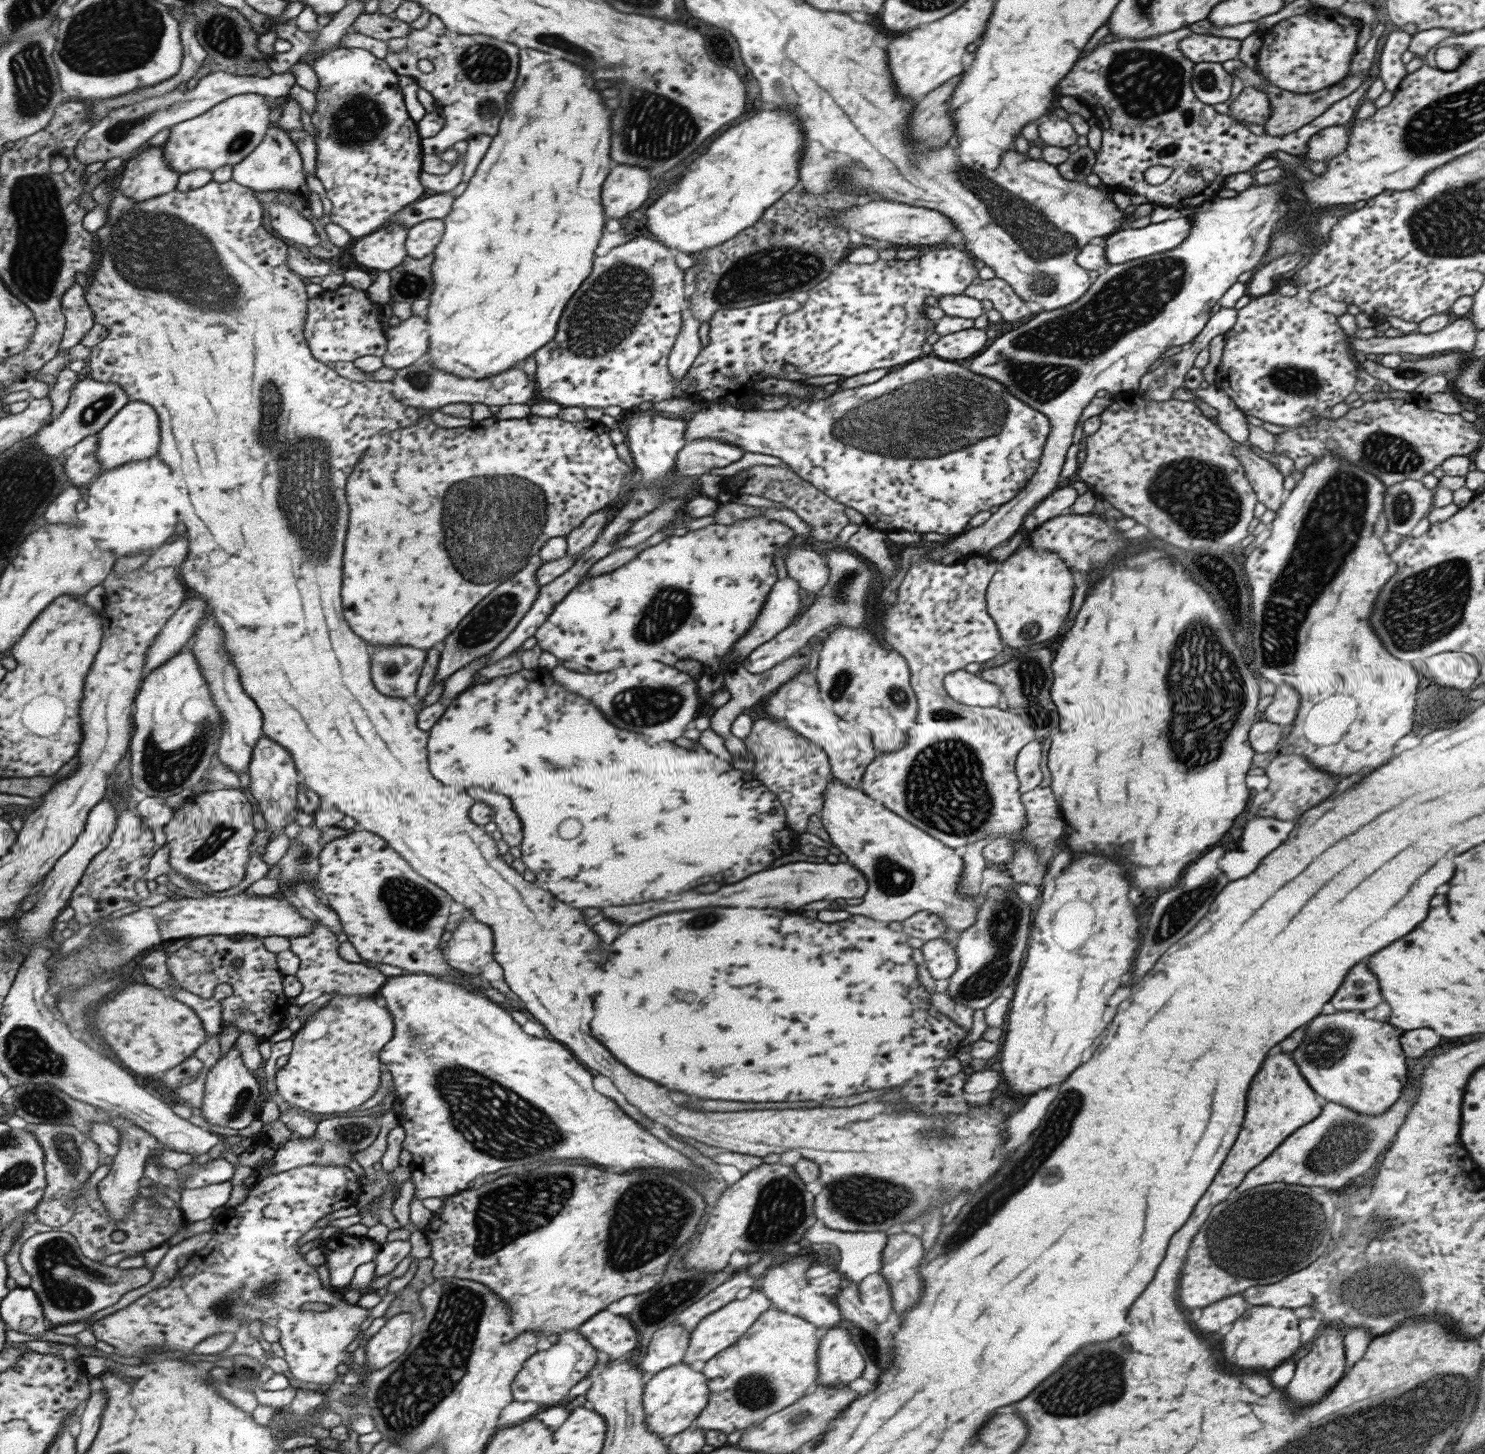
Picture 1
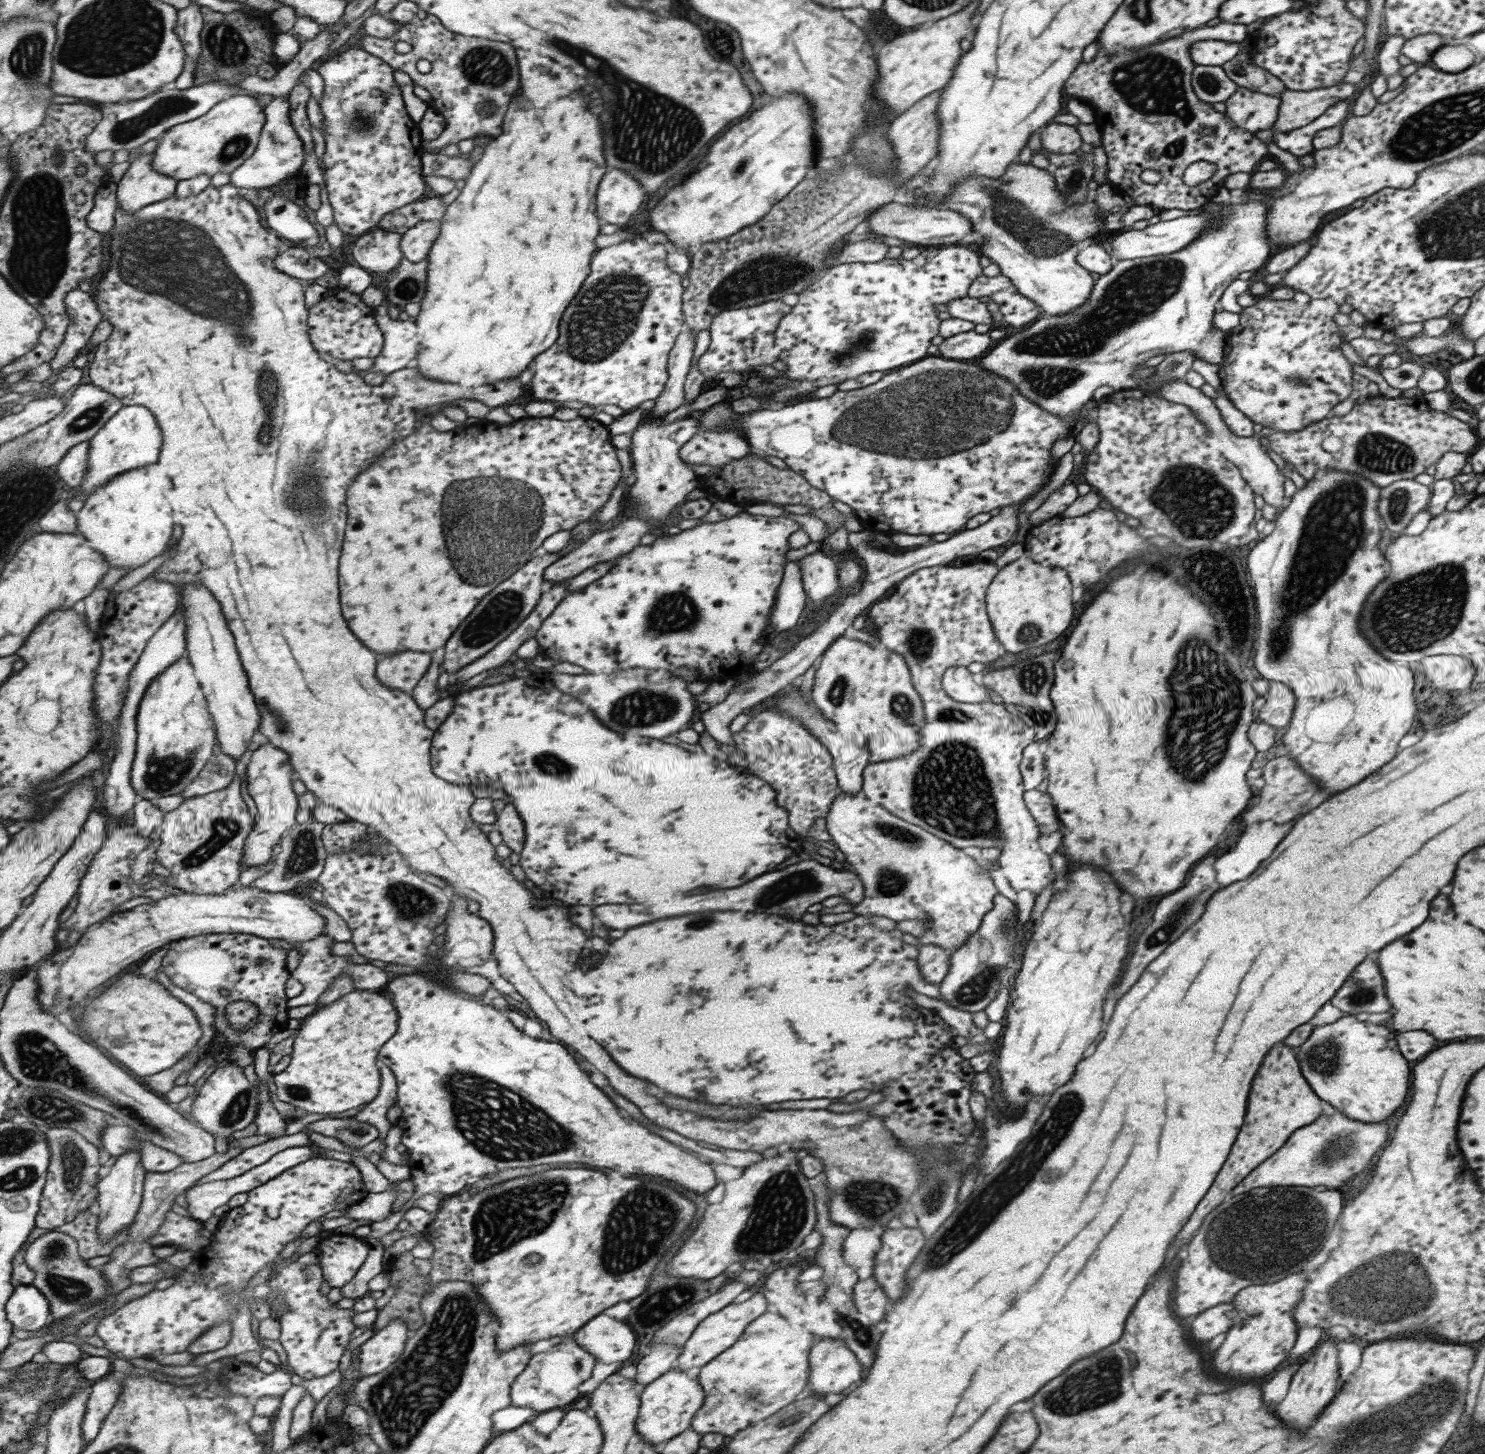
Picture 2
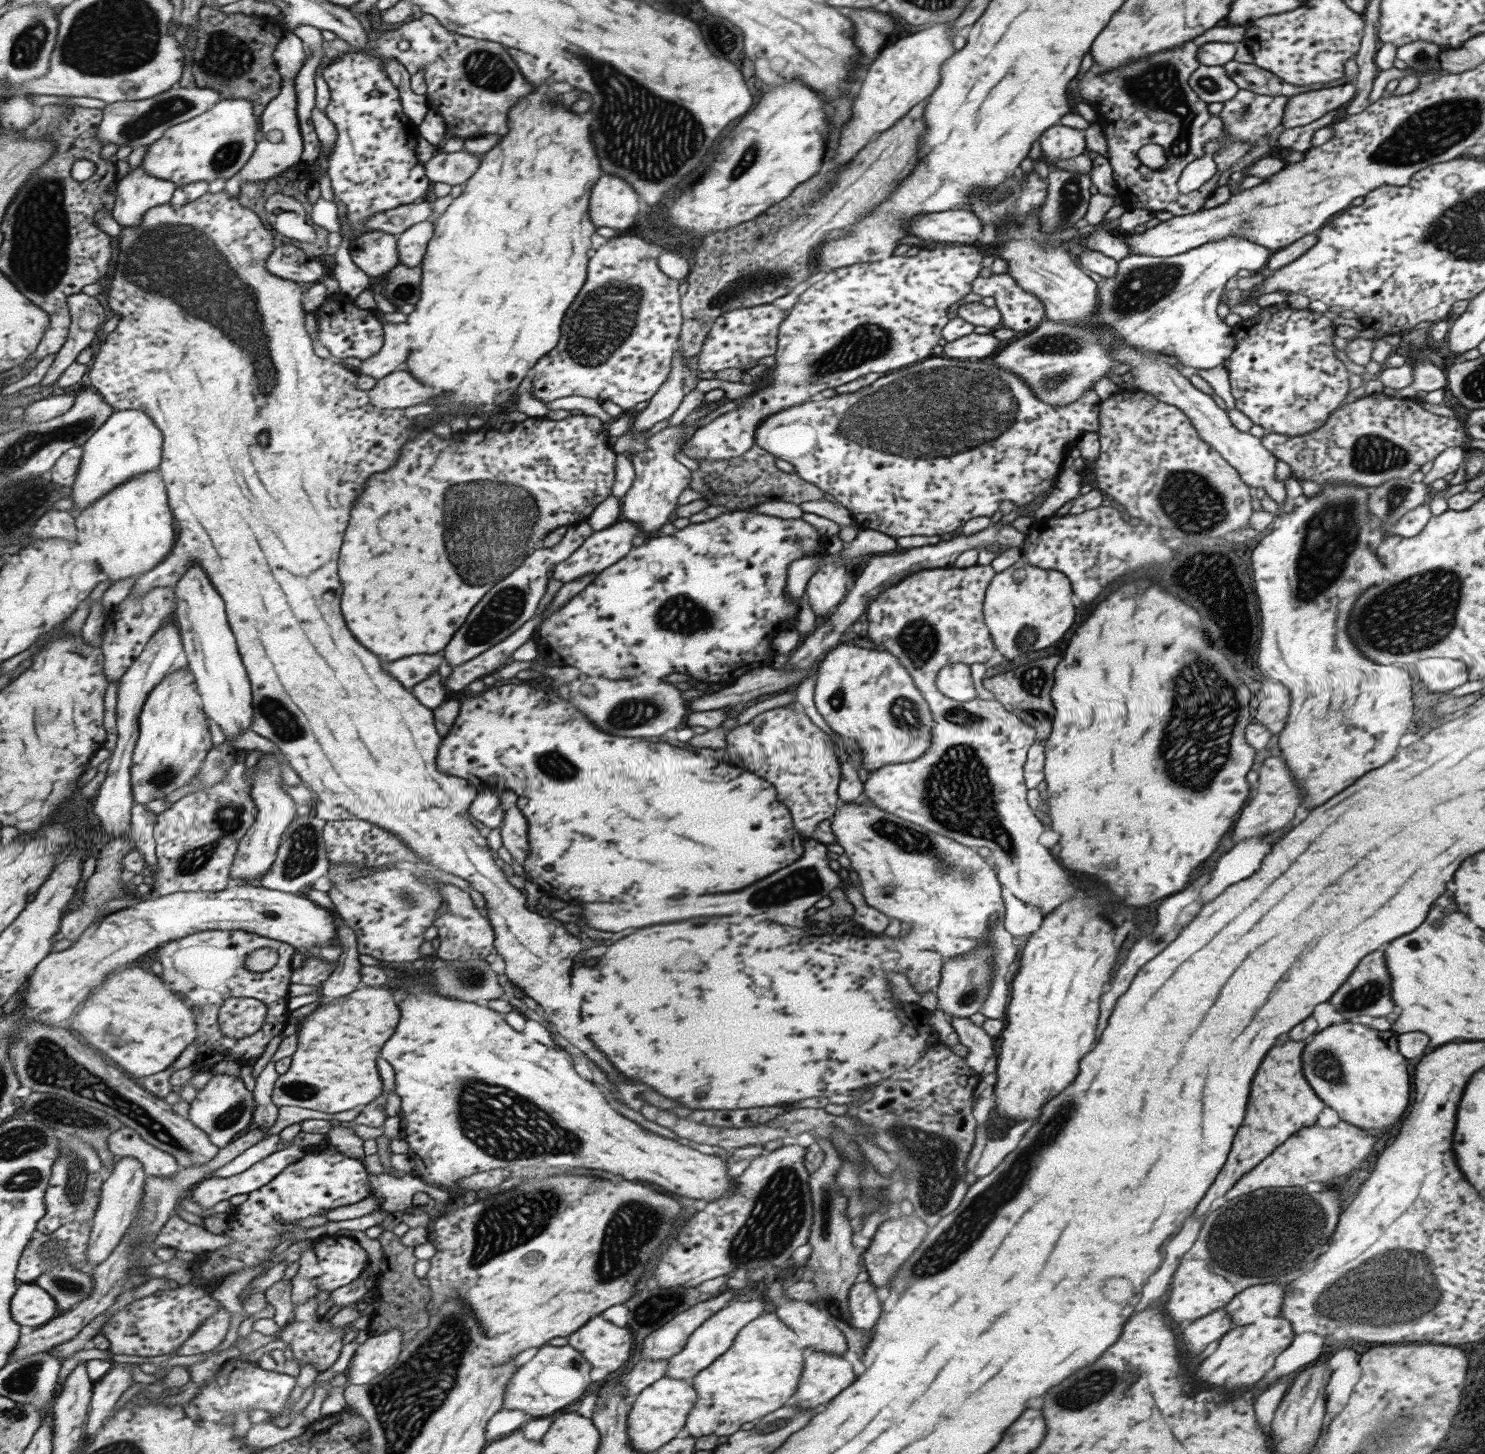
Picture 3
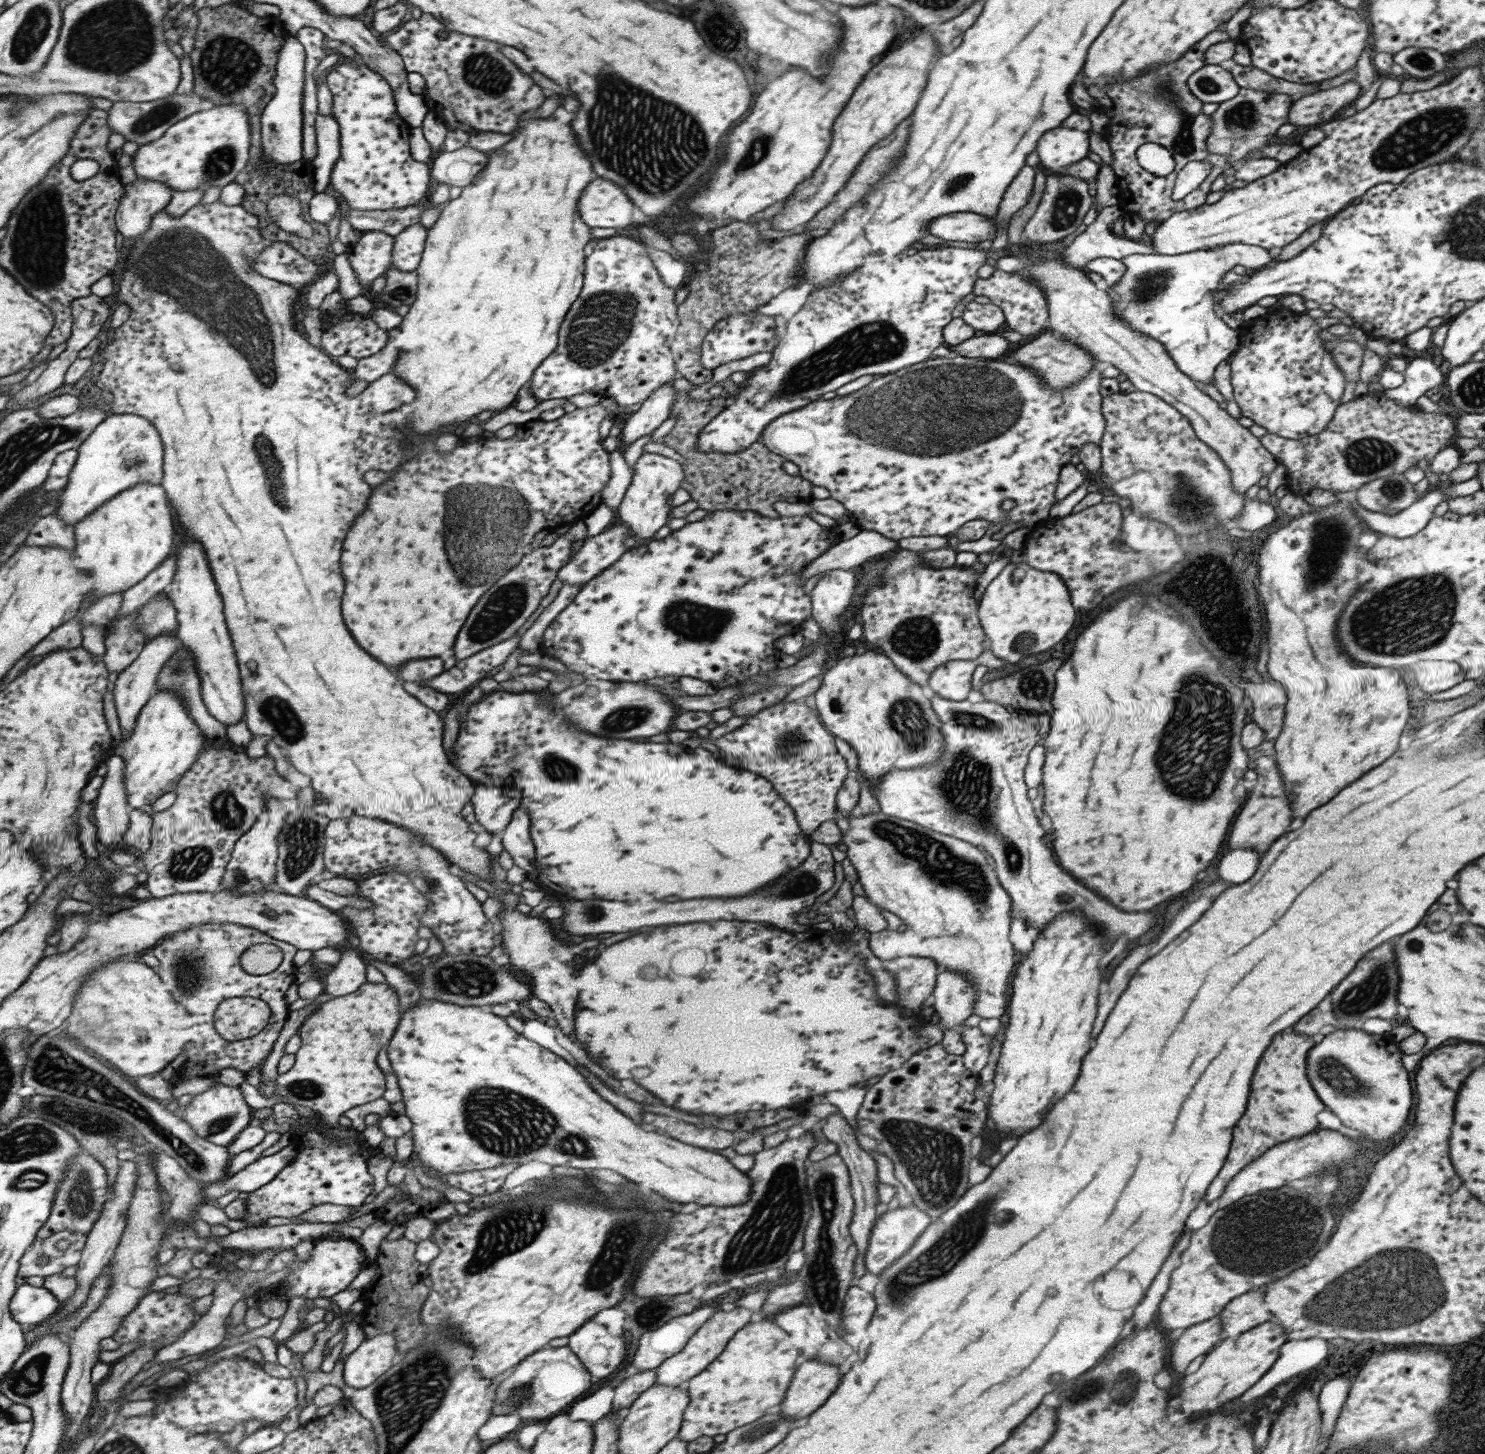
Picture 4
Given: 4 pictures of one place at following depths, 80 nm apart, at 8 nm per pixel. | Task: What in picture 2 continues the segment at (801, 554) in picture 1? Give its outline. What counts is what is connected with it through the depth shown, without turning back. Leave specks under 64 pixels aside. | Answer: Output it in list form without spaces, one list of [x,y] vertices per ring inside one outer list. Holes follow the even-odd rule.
[[[816,551],[799,558],[796,563],[800,568],[803,591],[811,602],[825,604],[827,599],[839,590],[838,566],[831,557]]]

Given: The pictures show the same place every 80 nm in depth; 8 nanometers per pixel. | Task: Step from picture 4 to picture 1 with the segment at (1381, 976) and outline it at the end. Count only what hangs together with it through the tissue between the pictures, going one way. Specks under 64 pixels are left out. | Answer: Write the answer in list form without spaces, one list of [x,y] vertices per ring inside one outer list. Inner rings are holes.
[[[1357,962],[1351,972],[1347,972],[1341,986],[1335,990],[1335,996],[1329,1000],[1336,1011],[1363,1012],[1373,1010],[1381,1003],[1377,980],[1367,972],[1365,962]]]

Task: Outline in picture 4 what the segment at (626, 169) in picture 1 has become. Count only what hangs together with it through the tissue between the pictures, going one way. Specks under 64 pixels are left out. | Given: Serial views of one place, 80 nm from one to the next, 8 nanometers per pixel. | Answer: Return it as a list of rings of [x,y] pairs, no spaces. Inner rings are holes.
[[[595,178],[583,190],[577,212],[589,228],[625,228],[631,221],[631,204],[628,196],[623,196],[621,188],[609,180]]]

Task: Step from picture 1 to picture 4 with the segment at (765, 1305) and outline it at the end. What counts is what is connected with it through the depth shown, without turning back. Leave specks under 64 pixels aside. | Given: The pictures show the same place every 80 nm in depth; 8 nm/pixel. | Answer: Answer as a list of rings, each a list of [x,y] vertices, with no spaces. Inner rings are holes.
[[[731,1306],[728,1312],[720,1308],[715,1311],[689,1338],[685,1346],[672,1357],[666,1358],[655,1368],[655,1384],[667,1385],[668,1387],[681,1386],[681,1382],[698,1375],[714,1358],[723,1352],[729,1339],[740,1328],[743,1328],[756,1314],[747,1309]]]

